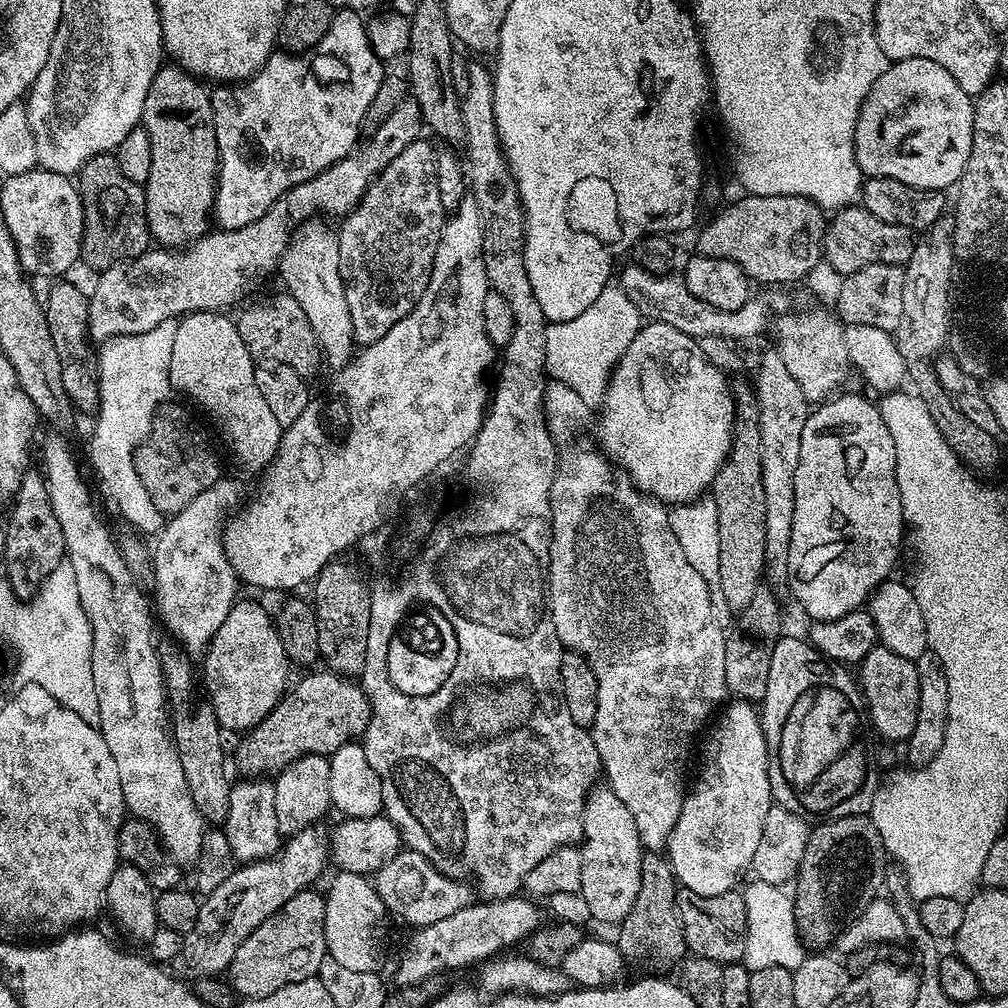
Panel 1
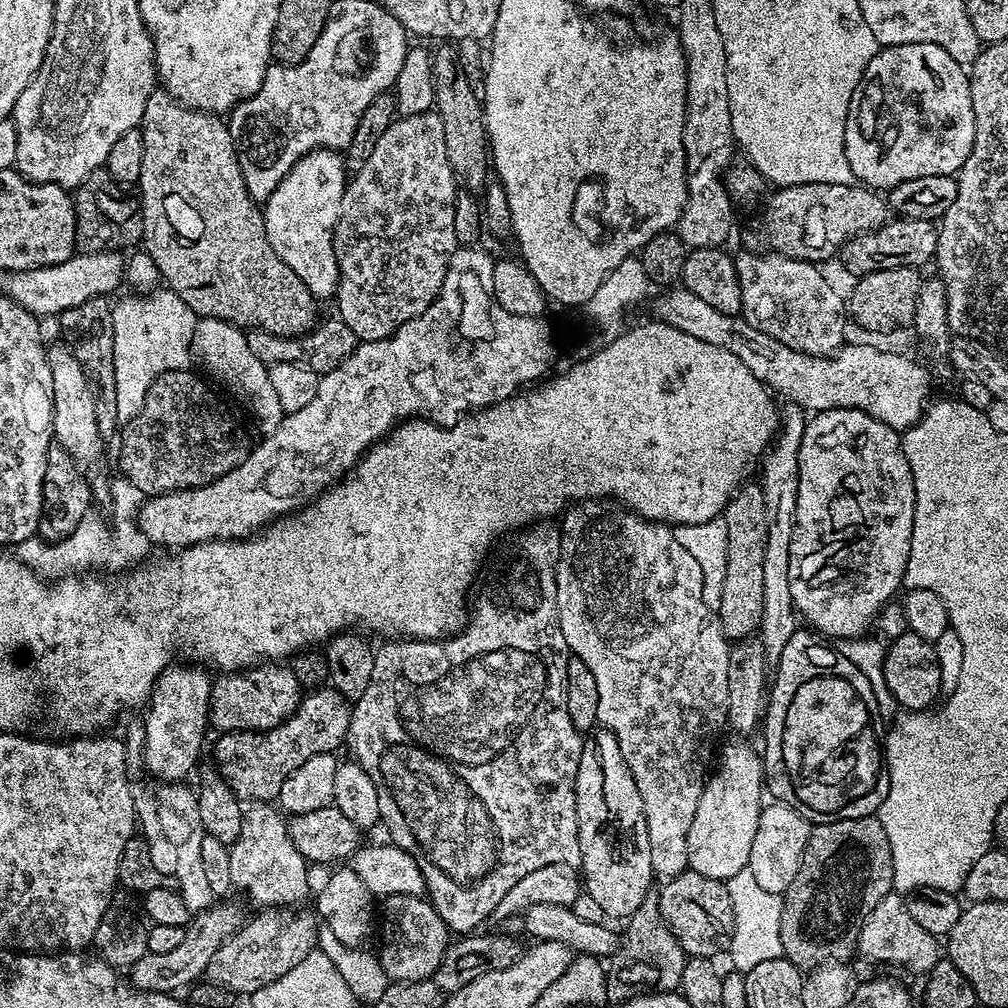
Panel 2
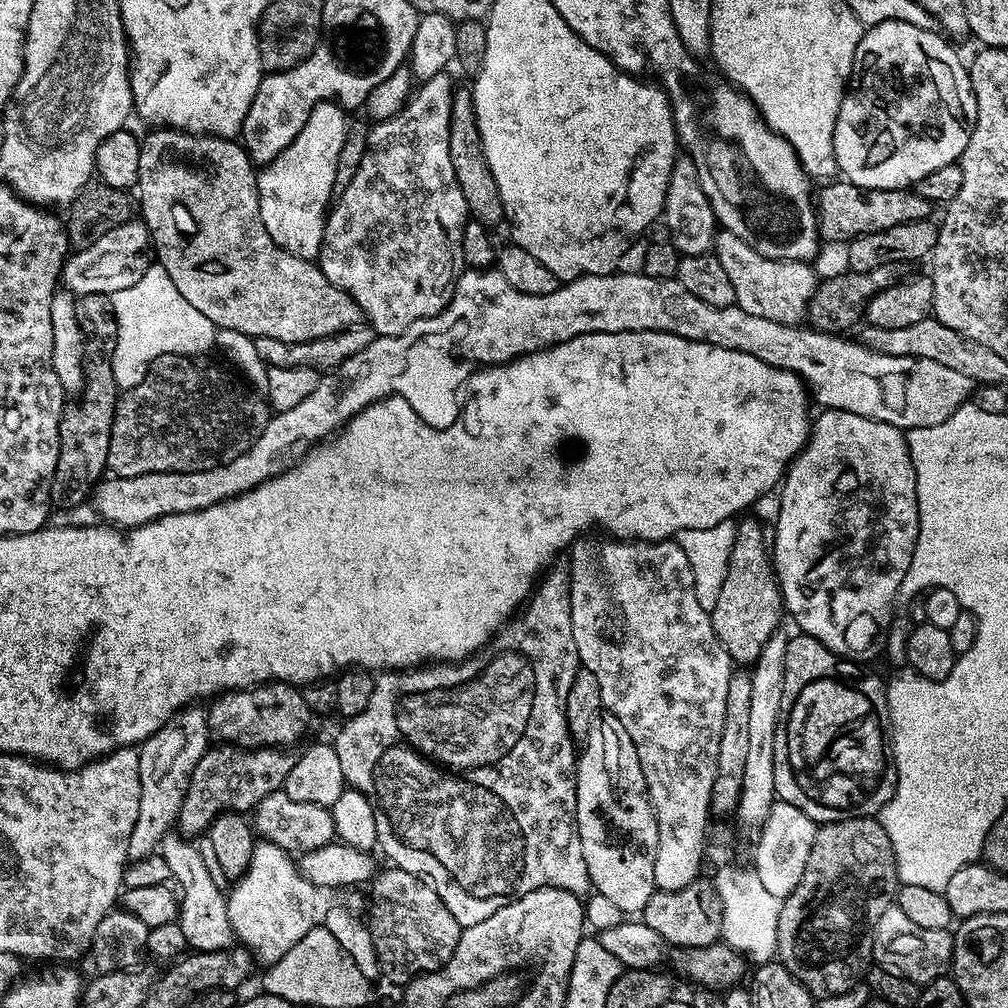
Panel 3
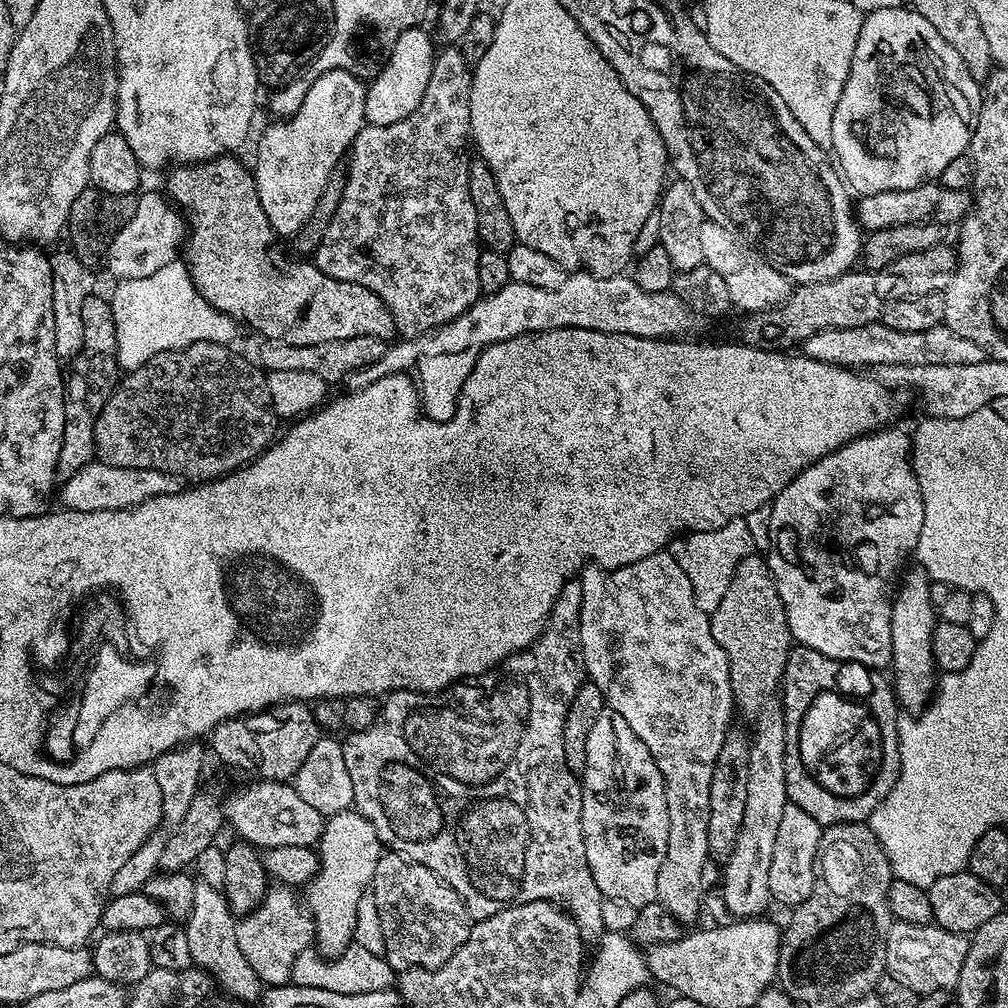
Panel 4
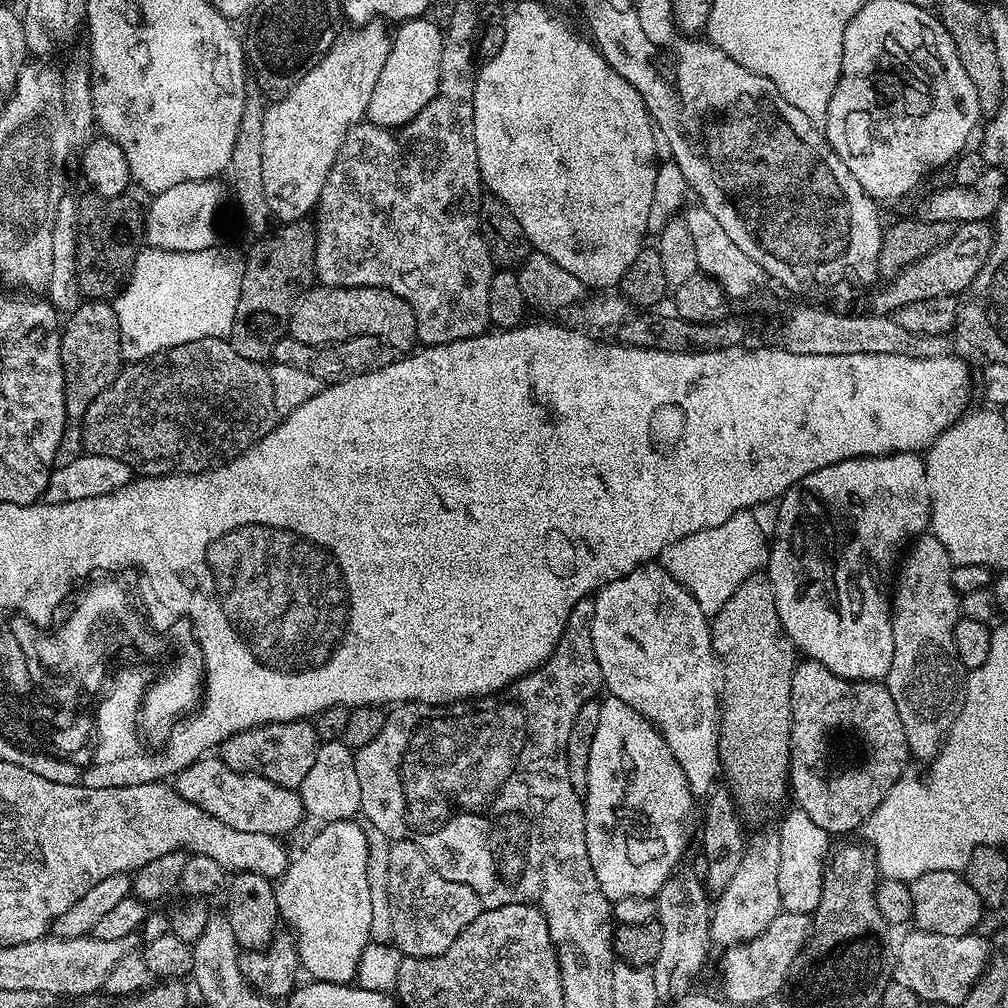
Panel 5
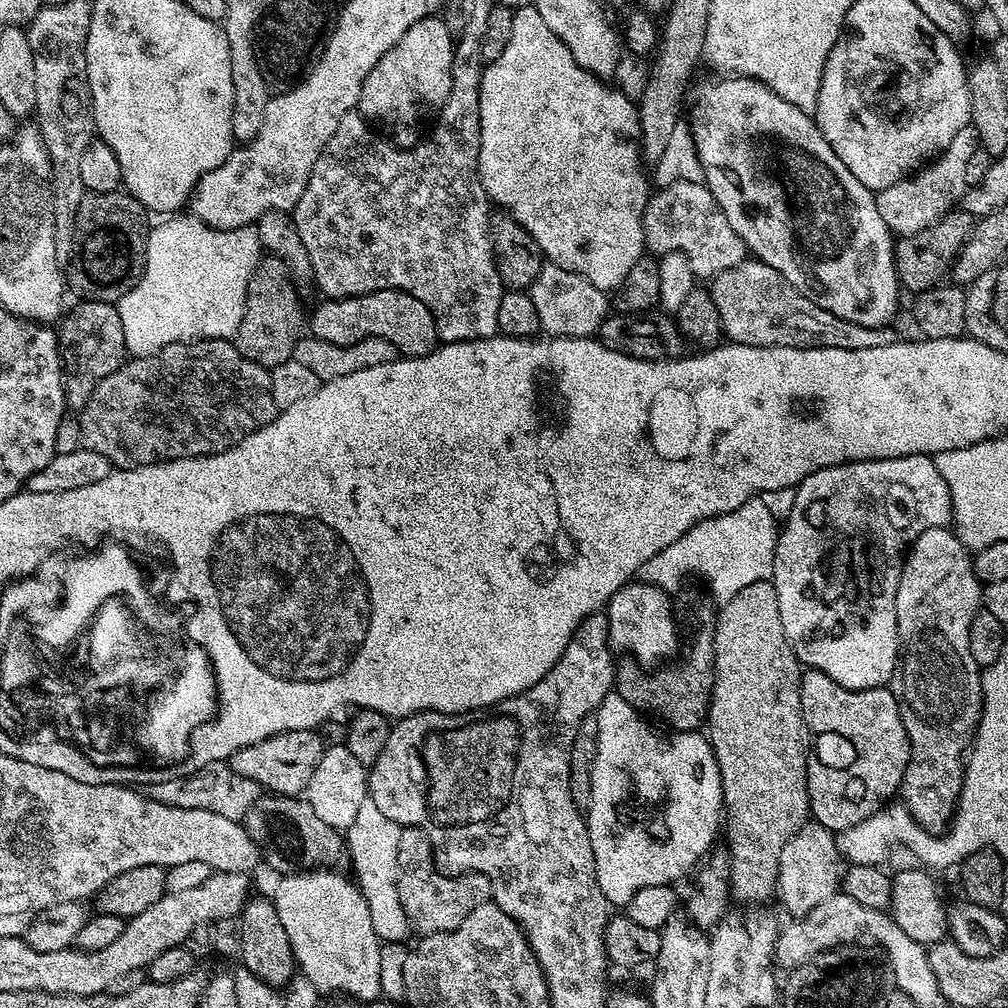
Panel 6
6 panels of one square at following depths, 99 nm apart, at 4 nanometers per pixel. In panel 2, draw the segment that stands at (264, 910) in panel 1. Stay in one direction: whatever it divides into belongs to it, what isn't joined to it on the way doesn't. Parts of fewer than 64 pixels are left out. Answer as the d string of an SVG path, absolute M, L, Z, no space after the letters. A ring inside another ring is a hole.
M228 902L213 903L211 908L199 914L193 915L187 925L182 943L175 950L166 954L154 954L148 952L130 969L131 987L138 992L166 992L179 993L189 986L197 983L207 973L210 966L210 958L218 954L218 950L230 939L233 934L239 932L246 923L246 915L236 904L224 904Z

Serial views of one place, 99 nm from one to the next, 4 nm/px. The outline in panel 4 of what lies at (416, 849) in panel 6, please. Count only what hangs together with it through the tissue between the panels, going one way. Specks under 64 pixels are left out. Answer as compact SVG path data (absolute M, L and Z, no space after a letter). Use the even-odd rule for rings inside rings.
M388 850L381 853L370 888L384 934L383 956L398 974L405 972L406 969L436 969L444 965L469 937L474 922L472 913L465 906L461 896L429 867L415 863L400 852Z

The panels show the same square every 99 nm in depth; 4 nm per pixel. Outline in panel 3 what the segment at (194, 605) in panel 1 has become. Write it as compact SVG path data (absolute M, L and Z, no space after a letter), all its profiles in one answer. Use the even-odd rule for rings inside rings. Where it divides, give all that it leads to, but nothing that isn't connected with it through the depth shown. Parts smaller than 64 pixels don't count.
M189 706L175 712L149 740L139 745L142 798L138 806L138 822L134 822L134 830L130 834L129 861L153 855L165 836L177 827L182 802L190 786L190 774L194 774L194 766L198 766L202 754L206 754L209 747L208 717L200 706Z

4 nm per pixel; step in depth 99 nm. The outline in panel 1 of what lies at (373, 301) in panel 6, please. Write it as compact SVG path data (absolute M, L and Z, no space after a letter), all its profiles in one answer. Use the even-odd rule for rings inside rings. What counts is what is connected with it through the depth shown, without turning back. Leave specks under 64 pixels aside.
M175 62L161 63L158 74L154 74L154 82L150 82L150 90L146 94L146 102L144 103L144 114L142 117L142 126L146 130L146 134L150 134L150 178L142 185L144 189L144 197L146 198L146 218L148 219L148 235L157 245L163 246L165 249L182 249L191 245L193 241L199 239L203 234L209 231L210 225L210 209L214 204L214 189L216 186L216 172L220 169L220 159L218 158L218 142L214 134L214 114L212 113L212 97L209 89L201 83L192 73L181 68Z

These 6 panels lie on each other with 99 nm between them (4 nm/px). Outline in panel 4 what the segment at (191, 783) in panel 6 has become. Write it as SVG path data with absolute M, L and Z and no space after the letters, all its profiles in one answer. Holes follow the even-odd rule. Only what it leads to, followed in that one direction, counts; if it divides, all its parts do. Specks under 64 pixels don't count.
M262 780L248 782L245 788L232 792L223 801L224 819L227 827L236 831L239 839L253 844L255 848L267 850L274 846L306 846L313 847L324 832L326 817L314 806L309 806L296 793L291 783L283 780Z

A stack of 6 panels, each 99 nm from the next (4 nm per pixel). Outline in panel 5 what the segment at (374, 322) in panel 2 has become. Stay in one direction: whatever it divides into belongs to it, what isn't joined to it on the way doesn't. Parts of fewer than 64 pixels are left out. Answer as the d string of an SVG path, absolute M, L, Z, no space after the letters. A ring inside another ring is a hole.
M460 2L454 10L453 18L446 24L444 41L442 42L442 62L440 63L440 81L434 98L408 124L395 130L380 128L377 124L361 122L353 124L346 134L342 146L338 150L338 158L334 166L330 166L330 174L326 174L326 182L322 186L320 201L314 209L316 225L316 275L321 285L329 288L385 288L398 294L414 310L416 319L416 337L424 346L433 344L449 344L465 340L471 336L482 336L489 327L487 303L489 301L491 278L494 265L484 236L480 232L480 197L482 181L478 166L478 150L474 142L474 90L476 89L476 27L480 17L477 5Z

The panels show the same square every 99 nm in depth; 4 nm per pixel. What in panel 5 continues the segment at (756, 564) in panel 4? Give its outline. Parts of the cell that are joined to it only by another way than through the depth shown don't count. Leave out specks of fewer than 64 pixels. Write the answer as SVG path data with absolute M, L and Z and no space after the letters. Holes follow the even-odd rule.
M757 574L746 578L730 602L711 617L712 645L722 665L720 689L720 766L732 799L745 813L755 808L768 808L780 804L790 792L792 766L792 707L790 682L798 663L798 649L784 632L778 618L776 599L767 575Z

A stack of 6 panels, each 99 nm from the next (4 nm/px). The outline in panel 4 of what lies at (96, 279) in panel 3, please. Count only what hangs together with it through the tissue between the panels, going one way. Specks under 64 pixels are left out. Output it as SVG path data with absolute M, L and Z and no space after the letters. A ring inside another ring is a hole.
M156 192L139 193L134 210L134 218L118 230L118 234L108 244L106 265L120 280L146 278L154 270L173 263L176 251L181 251L186 240L186 220L183 215L163 195Z

